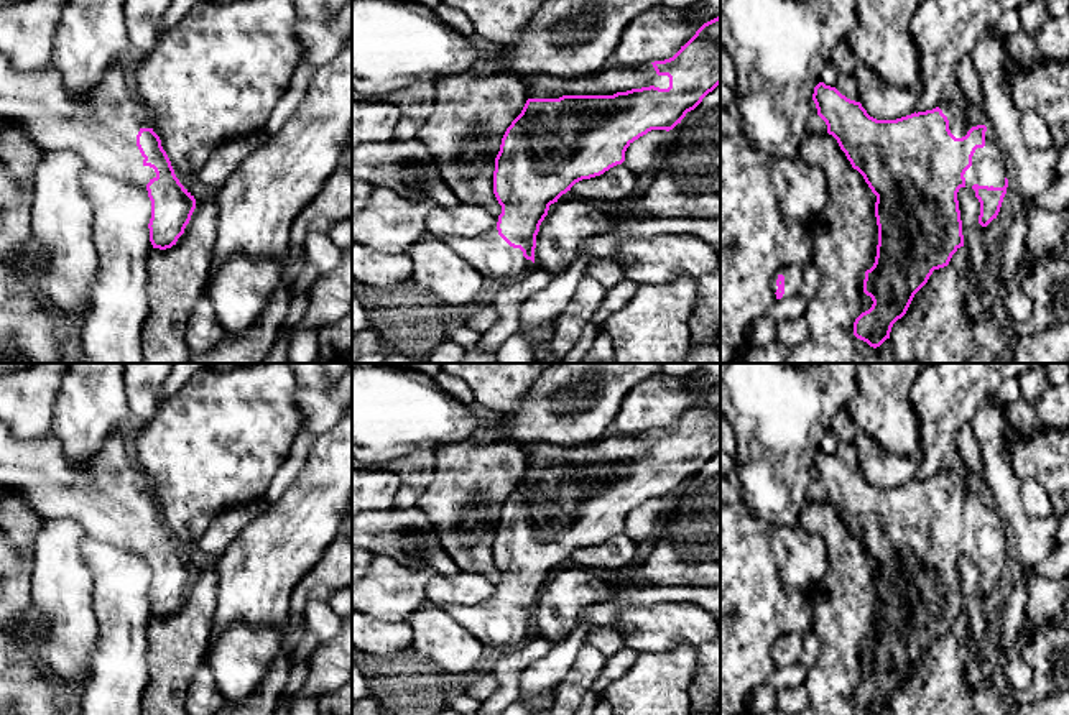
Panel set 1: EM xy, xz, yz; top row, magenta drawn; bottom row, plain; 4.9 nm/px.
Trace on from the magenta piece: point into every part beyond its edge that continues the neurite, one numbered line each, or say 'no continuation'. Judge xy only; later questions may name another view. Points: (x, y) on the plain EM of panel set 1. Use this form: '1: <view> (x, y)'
1: xy (102, 495)

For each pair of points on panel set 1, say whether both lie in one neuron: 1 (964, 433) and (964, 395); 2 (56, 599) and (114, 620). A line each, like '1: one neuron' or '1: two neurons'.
1: two neurons
2: two neurons

